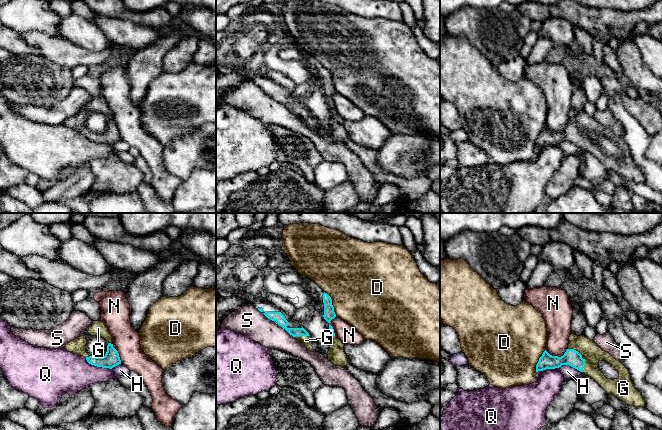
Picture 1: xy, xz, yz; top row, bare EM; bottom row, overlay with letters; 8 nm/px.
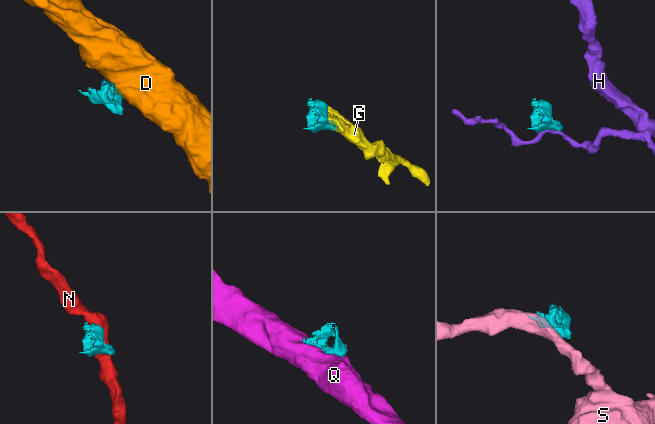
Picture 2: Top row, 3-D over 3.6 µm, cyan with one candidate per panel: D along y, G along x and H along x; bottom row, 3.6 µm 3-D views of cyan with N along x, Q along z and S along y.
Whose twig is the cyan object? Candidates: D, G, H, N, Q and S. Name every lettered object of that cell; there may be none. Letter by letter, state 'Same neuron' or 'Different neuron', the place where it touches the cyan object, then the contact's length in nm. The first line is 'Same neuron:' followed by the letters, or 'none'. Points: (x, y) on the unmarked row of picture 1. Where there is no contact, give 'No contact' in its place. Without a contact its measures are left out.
Same neuron: G
D: Different neuron. Touches cyan at yz (539, 136). Shared border 200 nm
G: Same neuron. Touches cyan at xz (302, 111). Shared border 120 nm
H: Different neuron. Touches cyan at yz (567, 140). Shared border 220 nm
N: Different neuron. Touches cyan at yz (557, 132). Shared border 180 nm
Q: Different neuron. Touches cyan at xy (98, 142). Shared border 240 nm
S: Different neuron. Touches cyan at xz (286, 106). Shared border 170 nm

